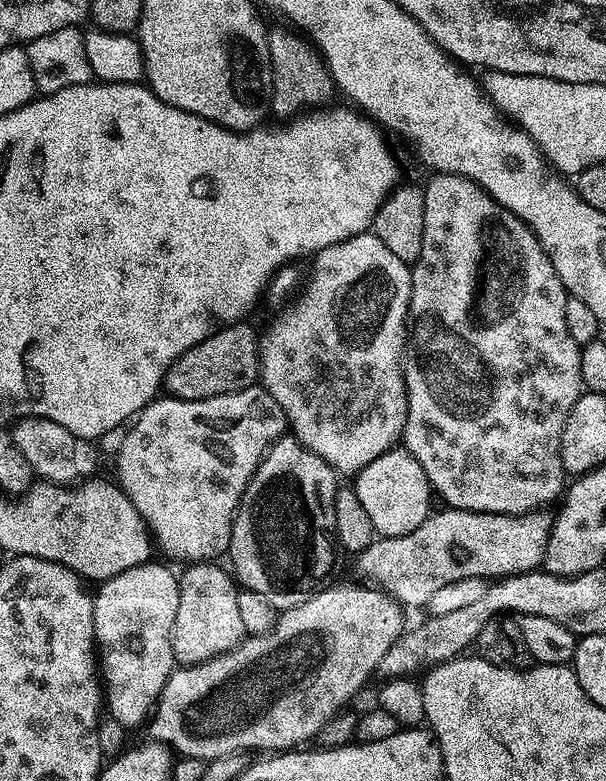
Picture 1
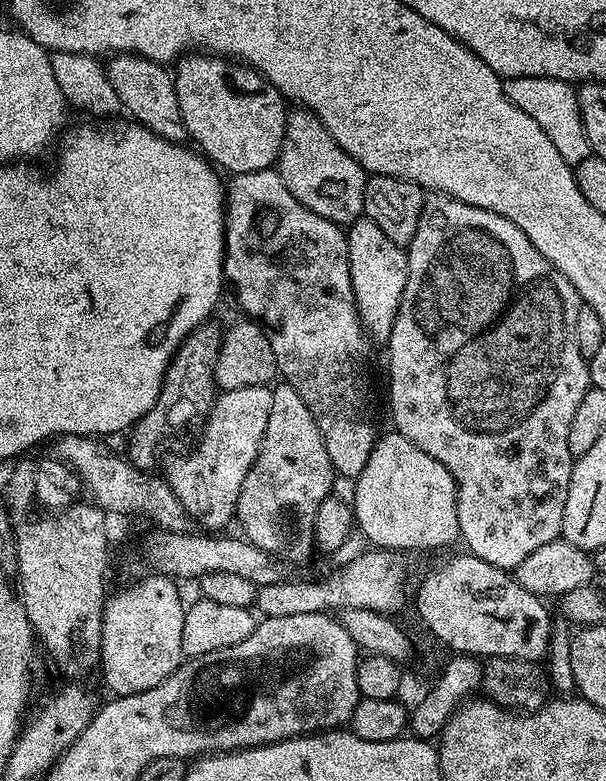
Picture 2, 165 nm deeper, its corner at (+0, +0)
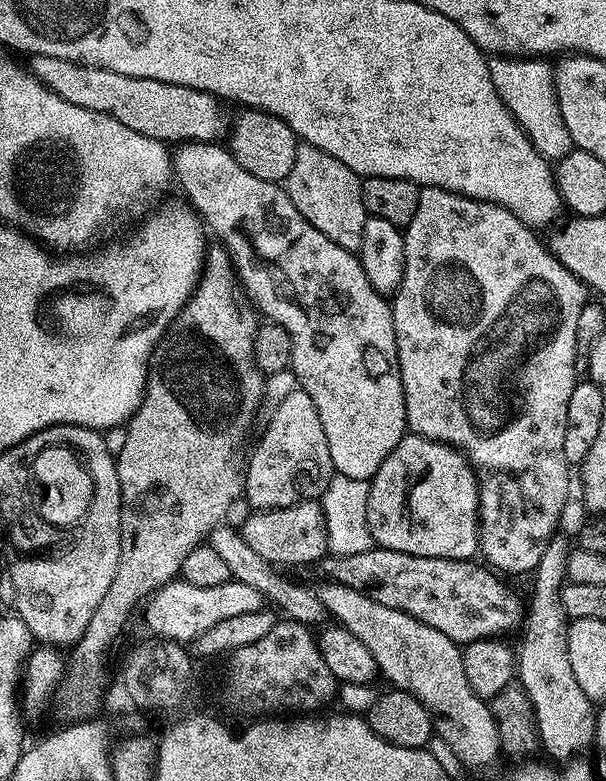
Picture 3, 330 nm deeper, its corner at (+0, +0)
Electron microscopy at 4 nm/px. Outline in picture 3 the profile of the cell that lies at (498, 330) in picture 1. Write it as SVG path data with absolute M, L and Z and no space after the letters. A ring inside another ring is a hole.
M420 188L418 210L414 210L414 218L403 229L403 233L406 266L391 306L409 429L417 436L440 440L459 448L475 468L480 485L480 552L489 560L487 563L500 574L535 573L544 553L544 543L557 531L556 523L568 504L570 466L566 462L566 454L562 454L562 442L566 442L566 410L570 406L570 394L574 394L574 386L578 382L575 372L578 316L589 299L589 289L578 277L570 274L570 270L566 270L562 262L558 262L556 255L548 251L547 243L541 237L539 240L536 237L539 235L533 229L510 214L510 210L506 210L501 204L475 200L441 188Z

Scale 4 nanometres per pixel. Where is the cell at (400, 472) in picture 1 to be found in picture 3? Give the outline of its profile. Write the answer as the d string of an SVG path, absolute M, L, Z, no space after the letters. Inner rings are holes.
M405 434L370 481L368 525L379 547L422 558L472 560L480 552L480 485L475 468L459 448Z

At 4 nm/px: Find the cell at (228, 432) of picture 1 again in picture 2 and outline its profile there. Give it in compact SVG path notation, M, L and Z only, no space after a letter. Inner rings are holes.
M246 386L238 390L230 390L229 392L221 391L217 395L215 404L212 405L212 410L208 414L207 420L203 421L202 427L199 429L200 441L196 444L196 449L193 450L189 456L180 456L172 465L169 466L168 472L166 471L166 479L168 485L172 488L174 494L178 498L178 502L182 502L182 506L188 511L189 521L201 524L201 529L204 530L224 530L228 523L233 523L236 515L236 507L238 506L238 498L242 494L242 482L246 482L246 474L250 474L250 466L254 466L254 462L260 453L262 446L262 438L266 434L266 422L270 418L270 398L272 397L272 388L268 386Z

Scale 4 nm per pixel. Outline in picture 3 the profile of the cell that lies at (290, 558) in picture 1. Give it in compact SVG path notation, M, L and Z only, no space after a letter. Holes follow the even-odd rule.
M297 386L294 394L286 394L286 398L282 398L282 402L278 402L271 409L272 417L268 420L268 429L260 436L260 441L251 449L250 455L246 460L246 471L244 474L244 496L246 500L252 503L251 507L256 510L265 508L285 508L291 504L297 504L301 498L320 498L328 489L328 484L332 481L334 469L332 467L332 459L330 458L330 442L326 442L326 430L322 430L322 418L318 416L318 406L314 404L314 398L310 398L310 394L306 394L303 388Z

